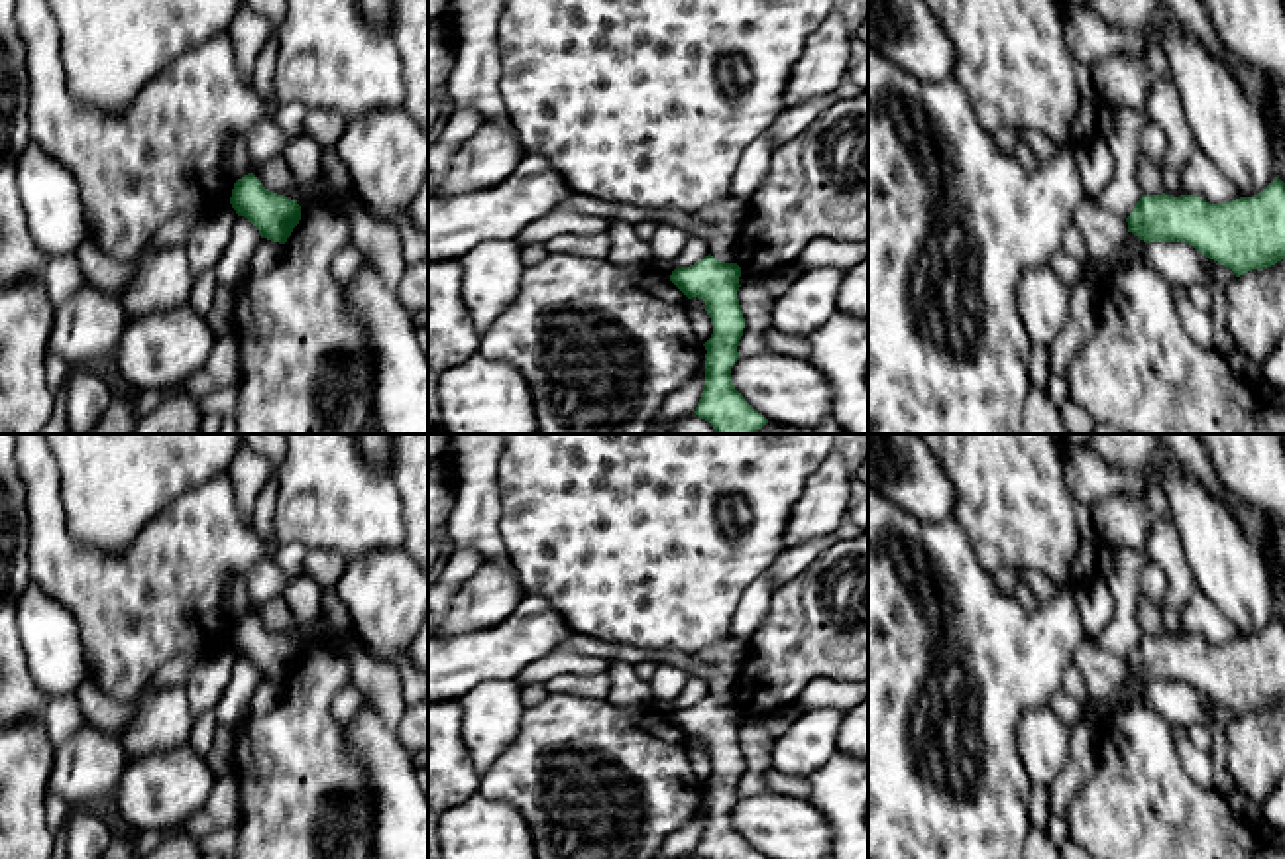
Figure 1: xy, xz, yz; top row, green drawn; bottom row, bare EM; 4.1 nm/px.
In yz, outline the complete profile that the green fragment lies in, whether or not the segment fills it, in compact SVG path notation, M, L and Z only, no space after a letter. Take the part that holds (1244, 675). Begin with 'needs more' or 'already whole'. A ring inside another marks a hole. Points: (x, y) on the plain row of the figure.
already whole | M1275 617L1261 633L1226 645L1210 645L1197 635L1142 635L1126 662L1128 672L1145 684L1185 682L1240 717L1285 698L1285 623Z

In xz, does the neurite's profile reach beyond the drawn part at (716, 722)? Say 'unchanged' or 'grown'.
unchanged

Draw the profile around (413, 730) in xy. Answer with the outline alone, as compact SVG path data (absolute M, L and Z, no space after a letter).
M428 700L407 706L397 739L411 755L428 749Z

